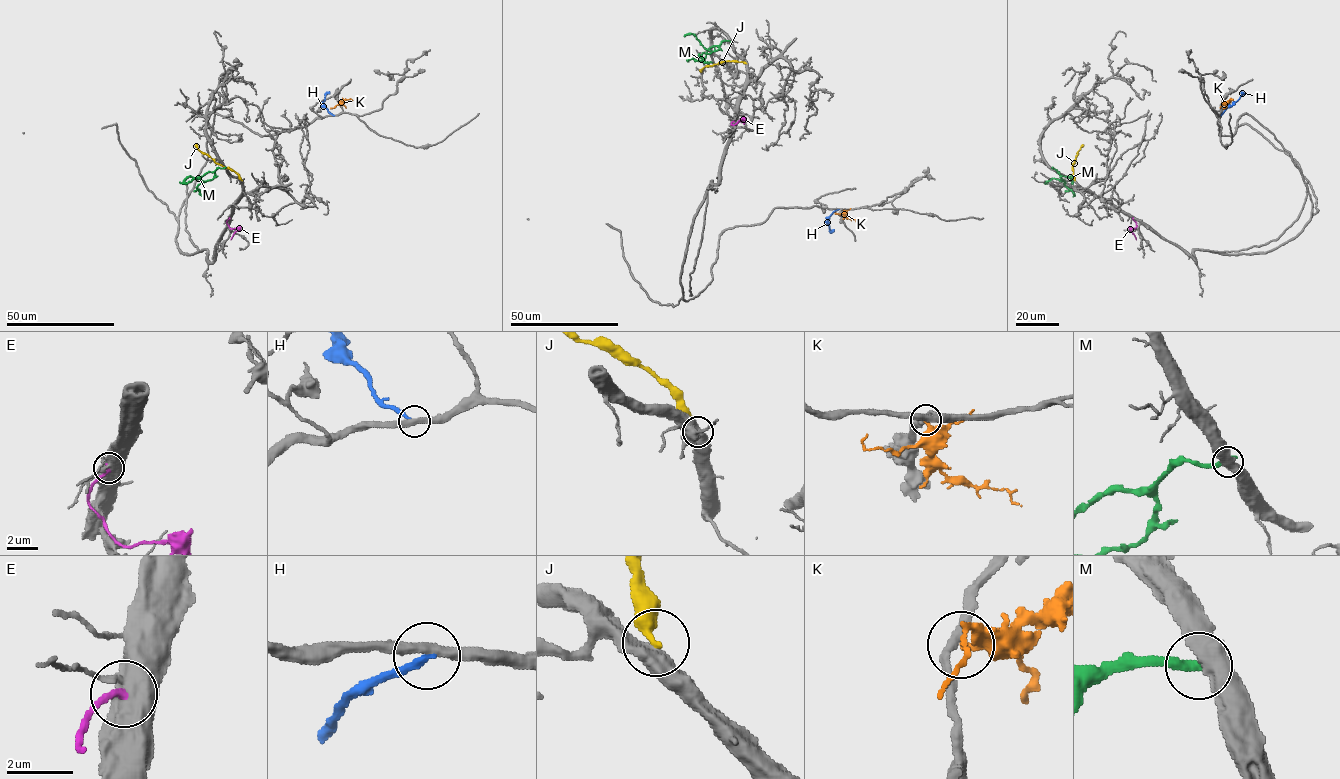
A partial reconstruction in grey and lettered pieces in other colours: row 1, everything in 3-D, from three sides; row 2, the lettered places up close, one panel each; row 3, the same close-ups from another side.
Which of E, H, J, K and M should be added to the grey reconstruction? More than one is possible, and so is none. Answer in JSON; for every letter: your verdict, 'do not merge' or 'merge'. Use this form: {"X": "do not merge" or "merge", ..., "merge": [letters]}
{"E": "do not merge", "H": "do not merge", "J": "do not merge", "K": "do not merge", "M": "do not merge", "merge": []}

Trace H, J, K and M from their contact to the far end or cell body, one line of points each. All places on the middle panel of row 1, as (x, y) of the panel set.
H: (838, 209), (829, 216), (827, 223), (831, 230), (834, 229)
J: (746, 63), (721, 61), (706, 65), (700, 72)
K: (843, 210), (847, 217), (857, 222)
M: (729, 41), (724, 40), (717, 49), (711, 51), (692, 34), (684, 36)

